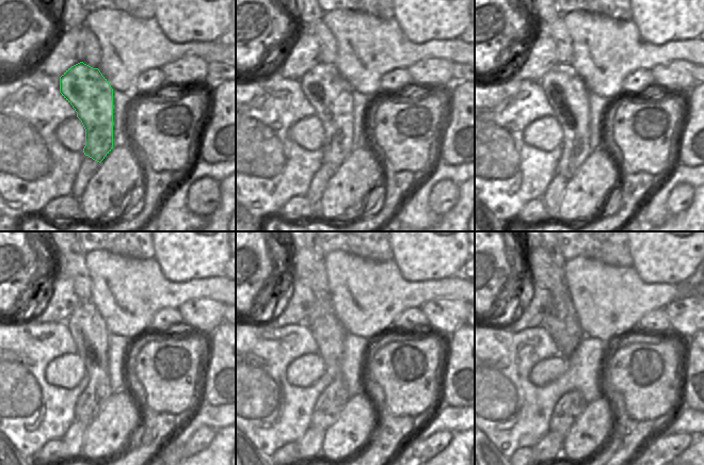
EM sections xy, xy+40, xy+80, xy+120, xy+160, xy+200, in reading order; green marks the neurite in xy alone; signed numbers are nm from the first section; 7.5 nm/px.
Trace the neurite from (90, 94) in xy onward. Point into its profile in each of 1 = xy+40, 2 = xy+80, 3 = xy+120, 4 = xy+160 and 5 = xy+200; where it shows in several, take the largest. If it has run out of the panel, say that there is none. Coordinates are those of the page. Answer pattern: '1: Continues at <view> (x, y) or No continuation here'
1: Continues at xy+40 (330, 94)
2: Continues at xy+80 (562, 78)
3: Continues at xy+120 (85, 318)
4: Continues at xy+160 (331, 402)
5: Continues at xy+200 (571, 405)

